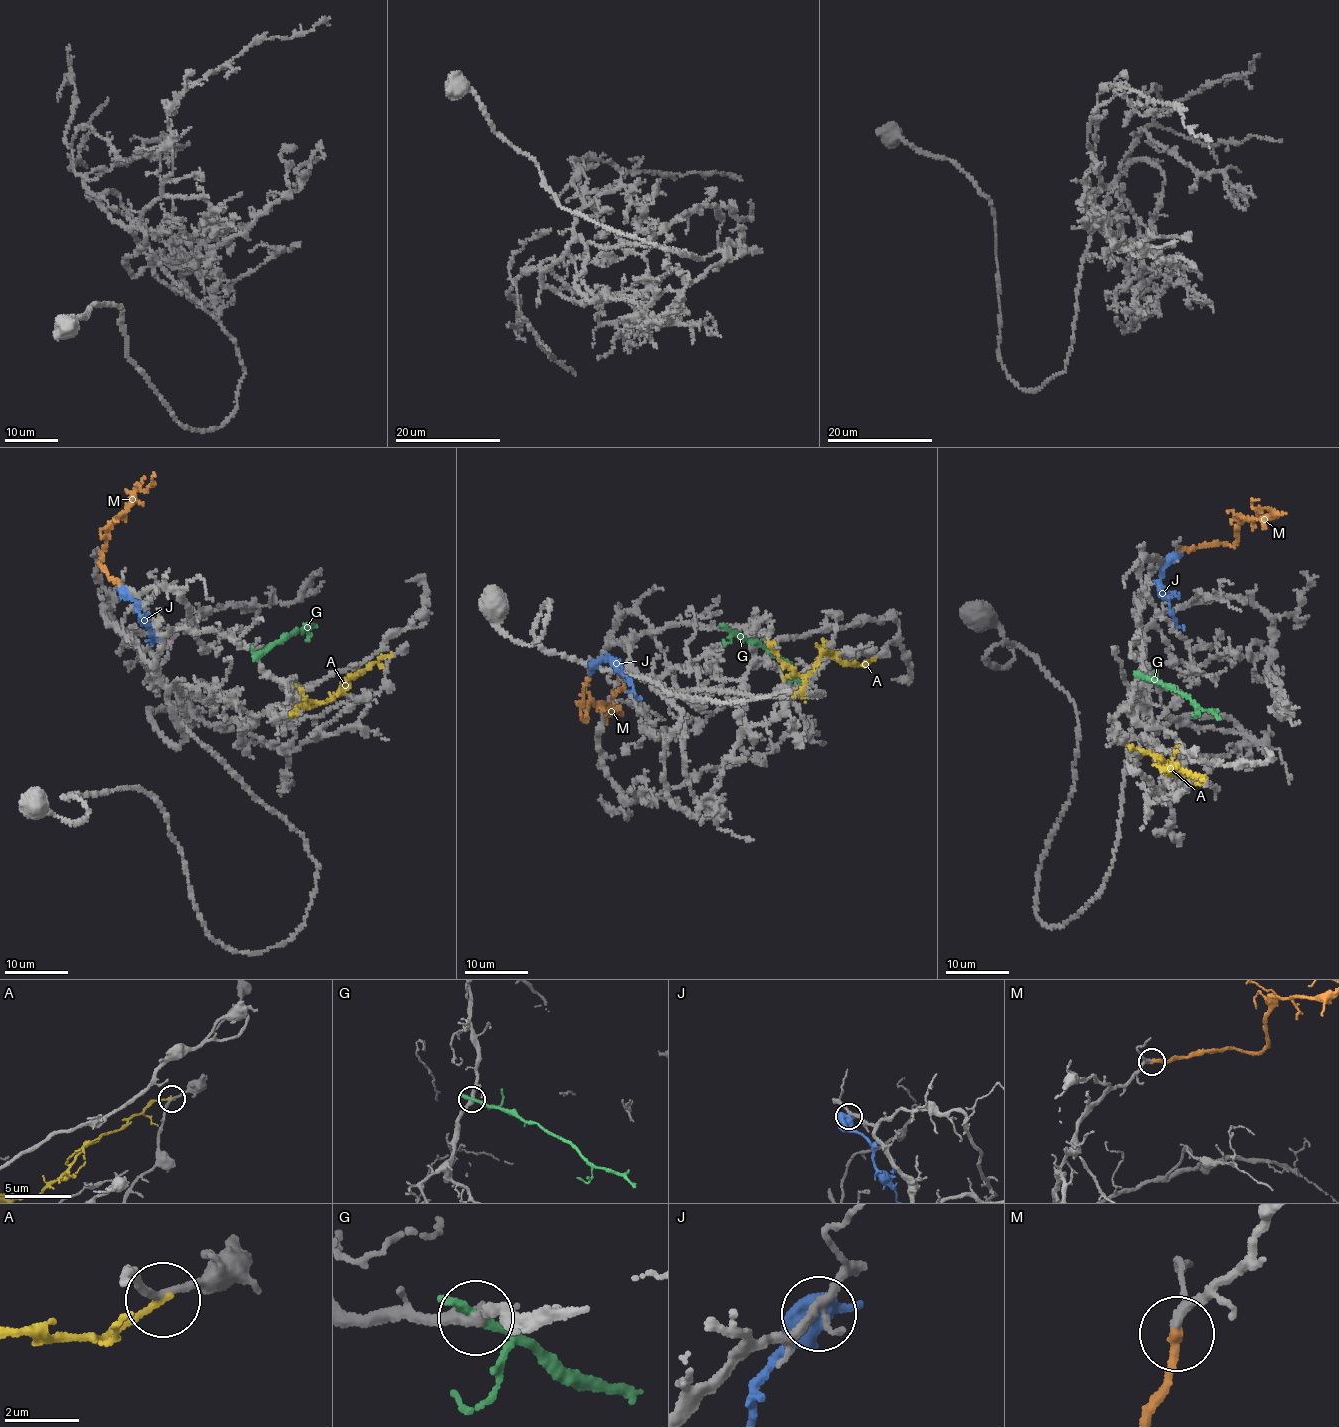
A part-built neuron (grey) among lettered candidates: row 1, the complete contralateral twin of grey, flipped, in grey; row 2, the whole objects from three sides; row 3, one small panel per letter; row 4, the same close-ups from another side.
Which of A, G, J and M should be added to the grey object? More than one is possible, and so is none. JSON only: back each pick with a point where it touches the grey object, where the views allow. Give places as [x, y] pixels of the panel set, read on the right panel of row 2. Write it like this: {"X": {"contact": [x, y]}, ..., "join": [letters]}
{"M": {"contact": [1182, 549]}, "join": ["M"]}

